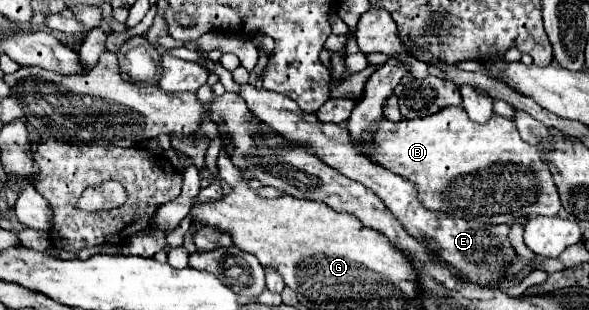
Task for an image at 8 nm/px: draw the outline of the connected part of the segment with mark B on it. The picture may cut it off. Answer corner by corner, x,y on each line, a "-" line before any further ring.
445,107
435,115
419,119
401,119
397,123
381,119
377,131
373,131
373,143
377,143
377,165
409,179
417,187
417,199
429,211
479,221
481,225
513,225
519,217
557,215
561,209
549,167
541,161
541,149
525,143
511,119
493,115
489,123
477,125
465,115
463,107

